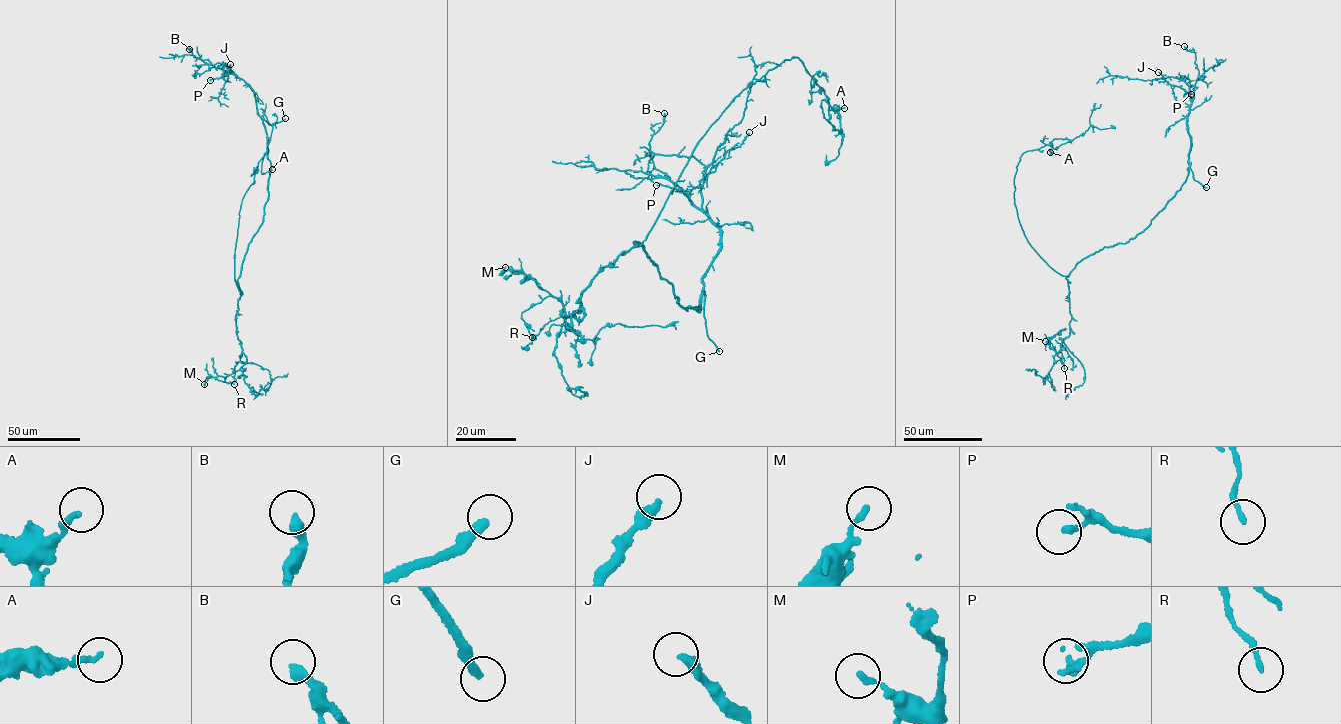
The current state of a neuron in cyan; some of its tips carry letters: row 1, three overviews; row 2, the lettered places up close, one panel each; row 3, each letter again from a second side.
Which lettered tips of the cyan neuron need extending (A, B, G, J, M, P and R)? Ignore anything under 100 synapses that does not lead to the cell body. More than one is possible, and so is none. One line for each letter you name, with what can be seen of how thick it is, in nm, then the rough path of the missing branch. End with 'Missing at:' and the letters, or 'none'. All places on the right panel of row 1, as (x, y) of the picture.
G: 260 nm | (1206, 187), (1223, 193)
Missing at: G

